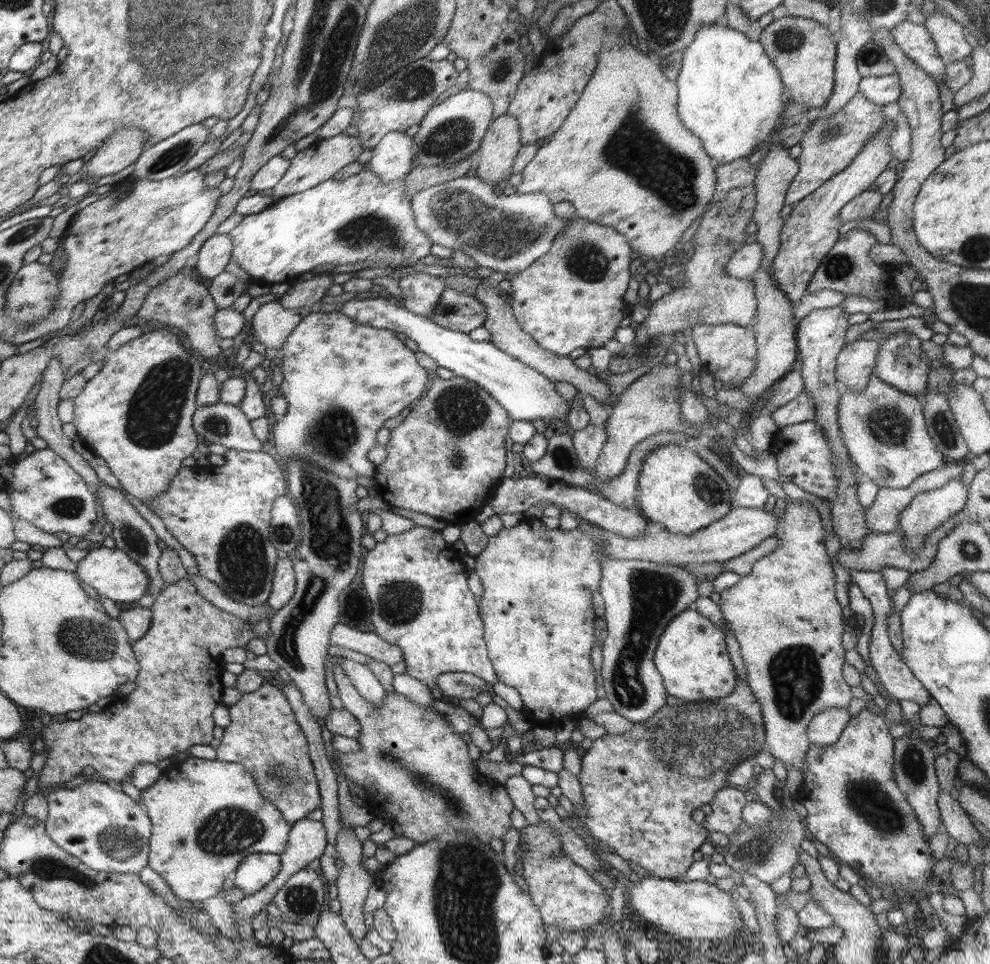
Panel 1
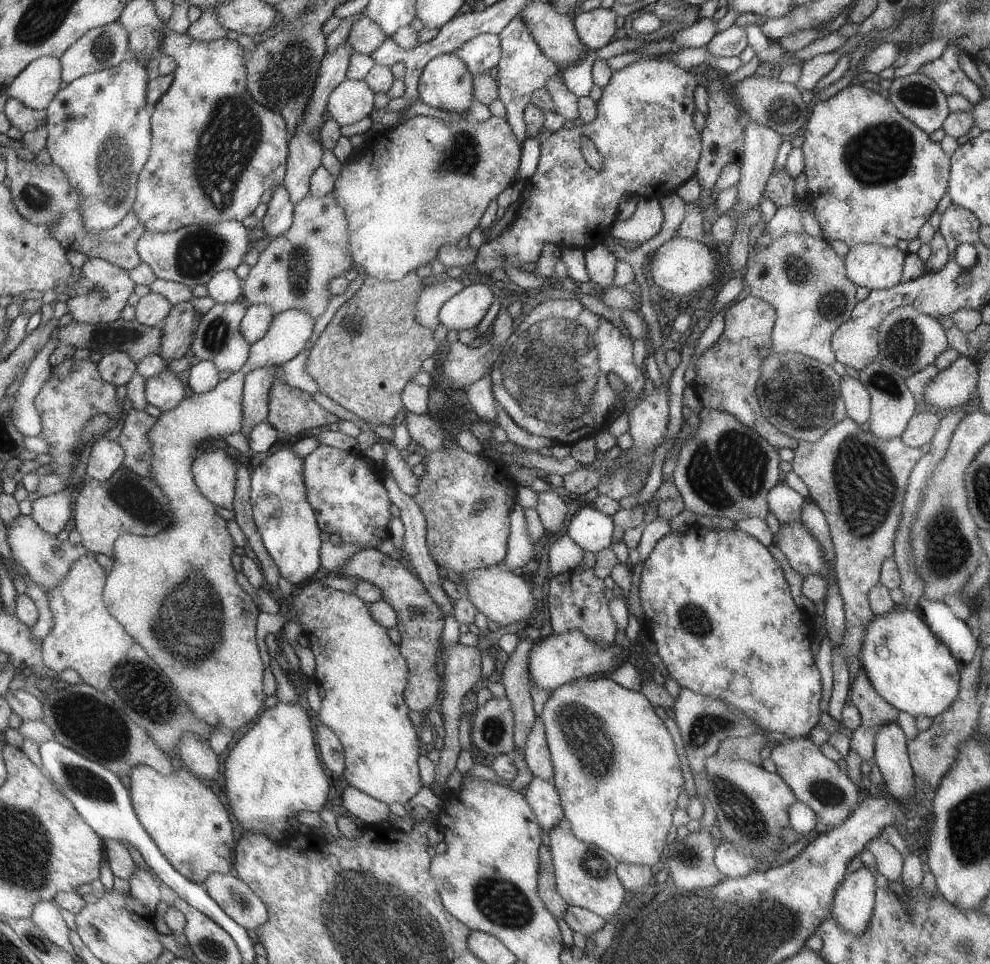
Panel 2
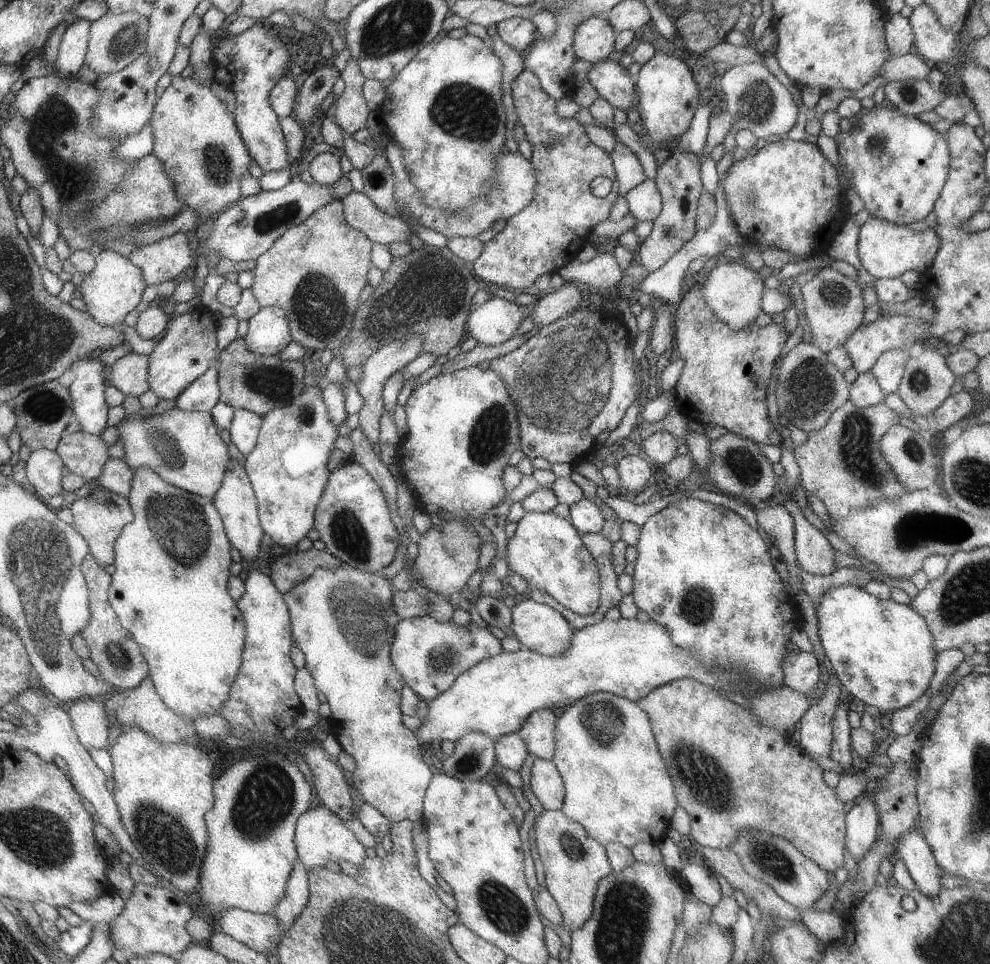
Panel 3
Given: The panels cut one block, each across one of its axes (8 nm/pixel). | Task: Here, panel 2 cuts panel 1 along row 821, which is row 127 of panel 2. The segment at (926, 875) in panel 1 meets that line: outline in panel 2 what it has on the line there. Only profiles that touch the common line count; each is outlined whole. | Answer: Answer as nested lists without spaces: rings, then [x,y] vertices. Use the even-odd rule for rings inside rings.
[[[860,84],[846,86],[829,100],[816,102],[810,118],[807,120],[804,136],[804,144],[802,144],[802,152],[804,153],[804,174],[806,174],[806,186],[808,186],[807,198],[810,199],[812,208],[816,212],[819,222],[820,232],[827,241],[840,240],[845,242],[849,247],[856,244],[878,244],[878,246],[892,247],[896,246],[898,240],[907,240],[910,242],[912,238],[918,238],[918,230],[920,226],[928,220],[928,216],[937,210],[938,203],[946,194],[948,188],[948,170],[950,170],[950,160],[948,156],[942,152],[940,142],[932,142],[923,129],[918,128],[911,120],[903,115],[892,104],[890,98],[885,98],[880,94],[863,87]]]

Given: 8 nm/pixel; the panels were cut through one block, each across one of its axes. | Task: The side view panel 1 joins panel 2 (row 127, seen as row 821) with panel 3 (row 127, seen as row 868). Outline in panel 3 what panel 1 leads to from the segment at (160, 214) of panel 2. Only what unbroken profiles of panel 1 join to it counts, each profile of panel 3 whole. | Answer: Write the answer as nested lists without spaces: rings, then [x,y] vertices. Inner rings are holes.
[[[174,75],[170,86],[156,104],[151,154],[163,161],[177,196],[199,214],[200,224],[238,201],[240,176],[250,164],[250,150],[241,136],[232,114],[210,90],[193,78]]]

